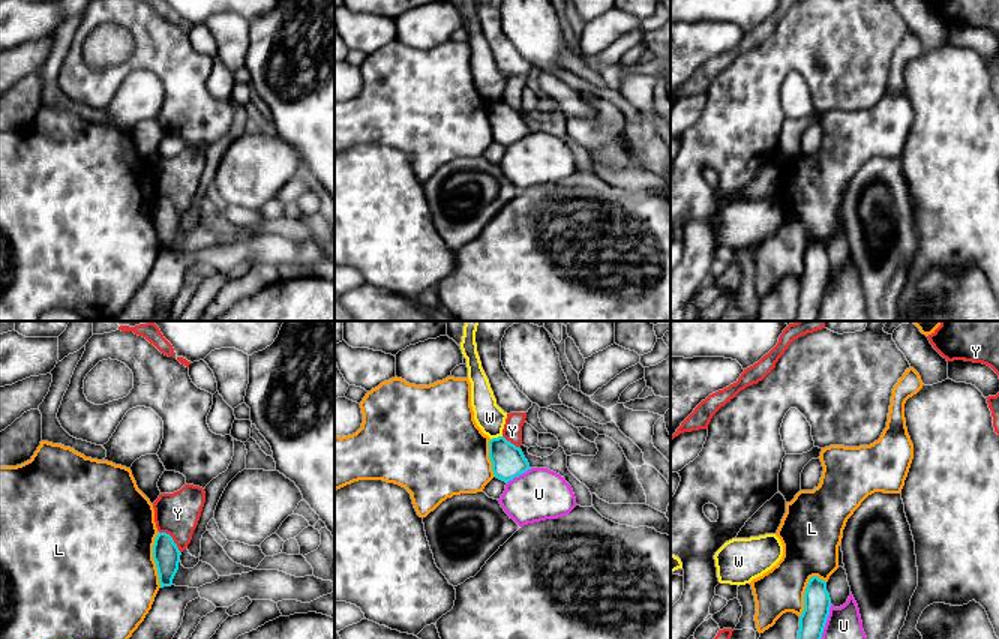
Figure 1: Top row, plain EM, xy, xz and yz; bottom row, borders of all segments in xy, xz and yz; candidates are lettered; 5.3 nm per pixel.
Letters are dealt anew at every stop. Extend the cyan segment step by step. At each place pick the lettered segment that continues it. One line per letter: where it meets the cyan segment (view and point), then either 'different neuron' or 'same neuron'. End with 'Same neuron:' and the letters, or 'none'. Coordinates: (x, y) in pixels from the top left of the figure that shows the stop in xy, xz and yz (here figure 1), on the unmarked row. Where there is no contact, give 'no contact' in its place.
L: meets cyan in xy at (153, 222); different neuron
U: meets cyan in yz at (822, 294); different neuron
W: meets cyan in xz at (495, 102); different neuron
Y: meets cyan in xy at (171, 203); different neuron
Same neuron: none

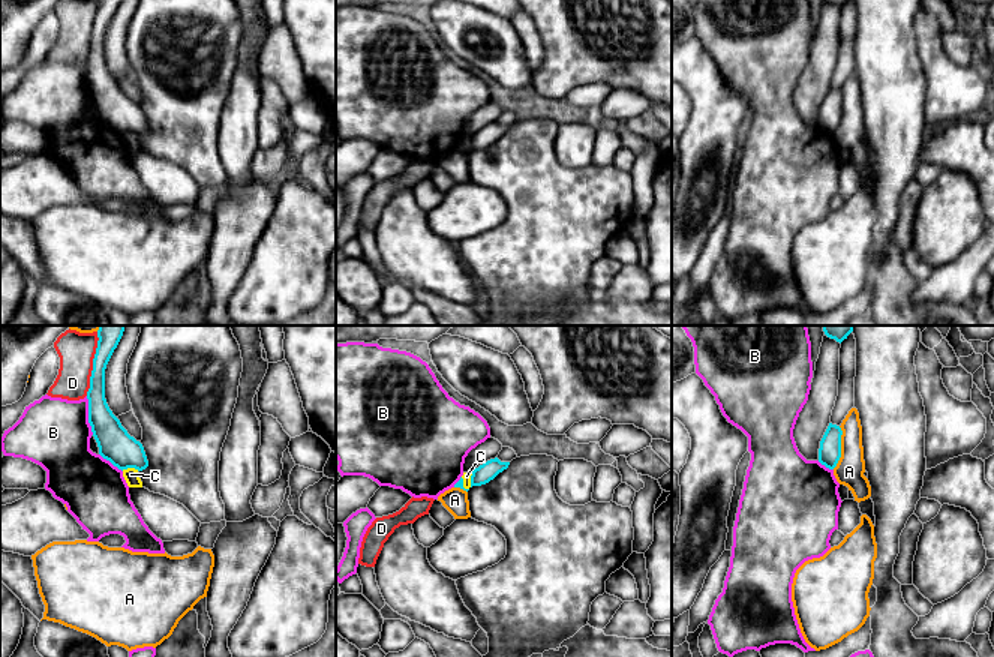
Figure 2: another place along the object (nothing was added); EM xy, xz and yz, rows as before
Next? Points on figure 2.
A: meets cyan in yz at (840, 111); different neuron
B: meets cyan in xy at (89, 80); different neuron
C: meets cyan in xy at (131, 131); different neuron
D: meets cyan in xy at (93, 30); different neuron
Same neuron: none

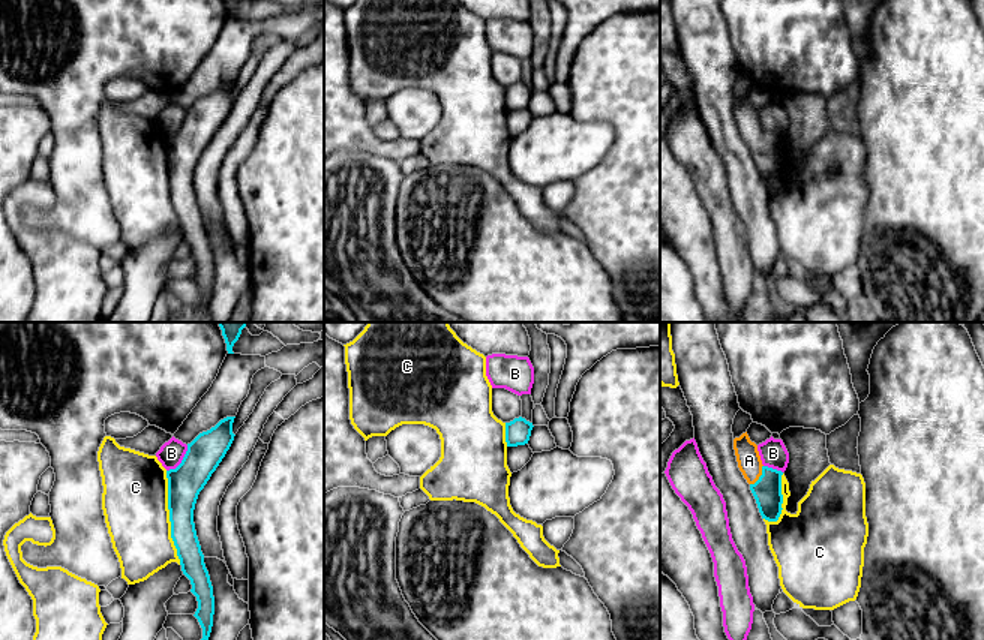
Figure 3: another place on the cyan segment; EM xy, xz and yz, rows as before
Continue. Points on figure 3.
A: meets cyan in yz at (761, 140); same neuron
B: meets cyan in xy at (182, 125); different neuron
C: meets cyan in xy at (170, 182); different neuron
Same neuron: A

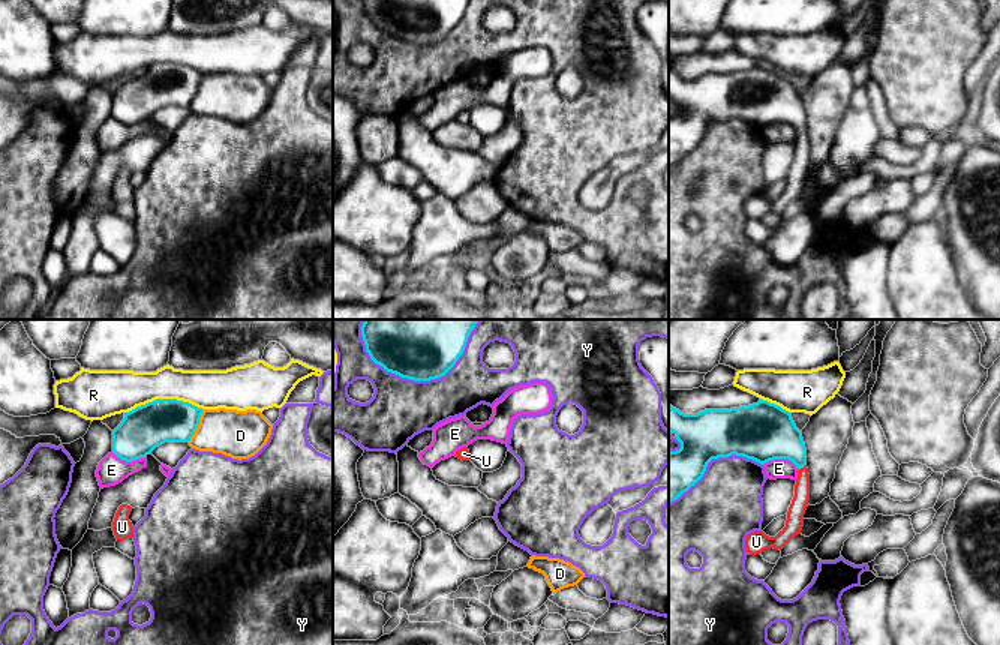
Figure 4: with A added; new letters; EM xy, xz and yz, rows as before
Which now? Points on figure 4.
D: meets cyan in xy at (197, 90); different neuron
E: meets cyan in yz at (781, 122); different neuron
R: meets cyan in xy at (164, 63); different neuron
U: meets cyan in yz at (801, 131); same neuron
Y: meets cyan in xz at (417, 44); different neuron
Same neuron: U

